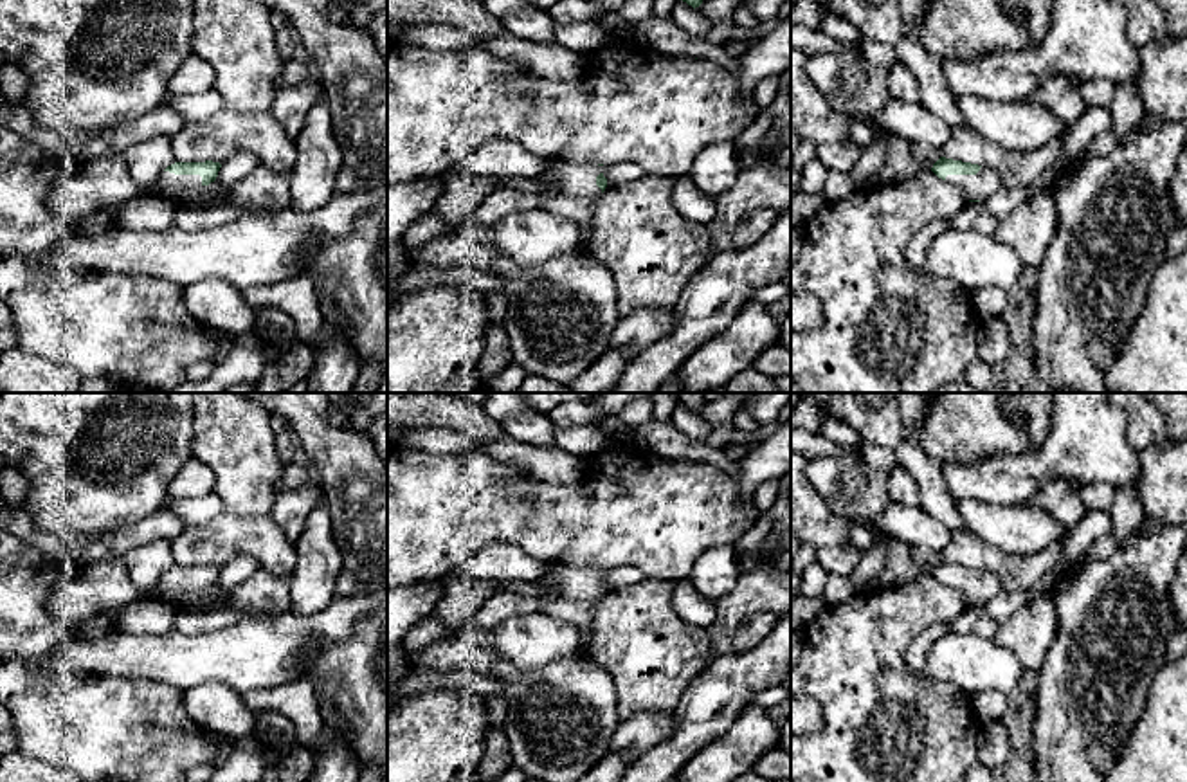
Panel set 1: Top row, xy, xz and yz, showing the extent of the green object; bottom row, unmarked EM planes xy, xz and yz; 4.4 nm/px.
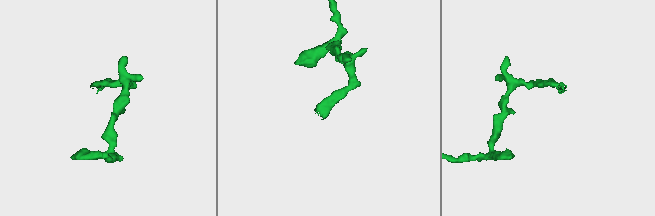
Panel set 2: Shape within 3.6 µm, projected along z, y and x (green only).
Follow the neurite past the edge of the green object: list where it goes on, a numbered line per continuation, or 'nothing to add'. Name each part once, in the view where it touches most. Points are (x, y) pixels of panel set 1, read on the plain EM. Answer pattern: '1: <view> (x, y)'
1: xy (166, 586)

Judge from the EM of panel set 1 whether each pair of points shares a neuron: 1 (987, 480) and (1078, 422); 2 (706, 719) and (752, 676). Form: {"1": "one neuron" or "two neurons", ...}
{"1": "one neuron", "2": "one neuron"}

